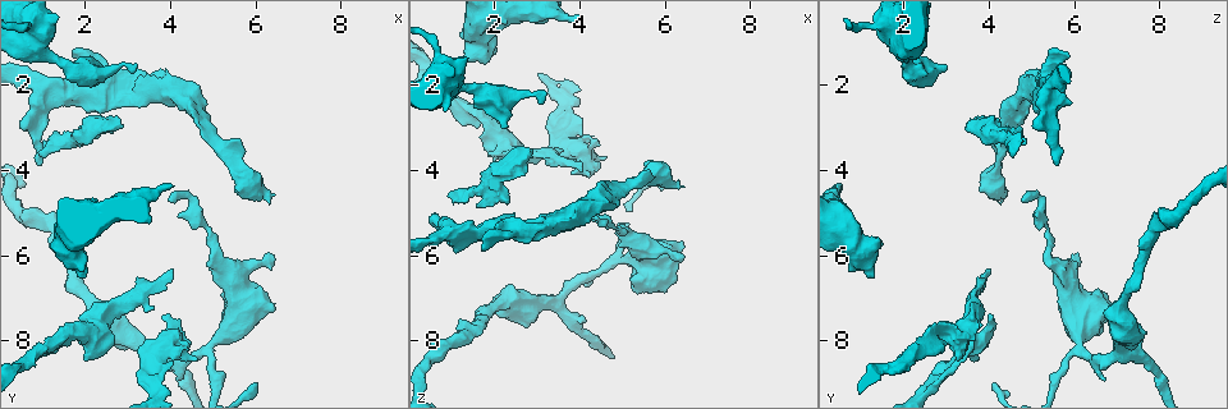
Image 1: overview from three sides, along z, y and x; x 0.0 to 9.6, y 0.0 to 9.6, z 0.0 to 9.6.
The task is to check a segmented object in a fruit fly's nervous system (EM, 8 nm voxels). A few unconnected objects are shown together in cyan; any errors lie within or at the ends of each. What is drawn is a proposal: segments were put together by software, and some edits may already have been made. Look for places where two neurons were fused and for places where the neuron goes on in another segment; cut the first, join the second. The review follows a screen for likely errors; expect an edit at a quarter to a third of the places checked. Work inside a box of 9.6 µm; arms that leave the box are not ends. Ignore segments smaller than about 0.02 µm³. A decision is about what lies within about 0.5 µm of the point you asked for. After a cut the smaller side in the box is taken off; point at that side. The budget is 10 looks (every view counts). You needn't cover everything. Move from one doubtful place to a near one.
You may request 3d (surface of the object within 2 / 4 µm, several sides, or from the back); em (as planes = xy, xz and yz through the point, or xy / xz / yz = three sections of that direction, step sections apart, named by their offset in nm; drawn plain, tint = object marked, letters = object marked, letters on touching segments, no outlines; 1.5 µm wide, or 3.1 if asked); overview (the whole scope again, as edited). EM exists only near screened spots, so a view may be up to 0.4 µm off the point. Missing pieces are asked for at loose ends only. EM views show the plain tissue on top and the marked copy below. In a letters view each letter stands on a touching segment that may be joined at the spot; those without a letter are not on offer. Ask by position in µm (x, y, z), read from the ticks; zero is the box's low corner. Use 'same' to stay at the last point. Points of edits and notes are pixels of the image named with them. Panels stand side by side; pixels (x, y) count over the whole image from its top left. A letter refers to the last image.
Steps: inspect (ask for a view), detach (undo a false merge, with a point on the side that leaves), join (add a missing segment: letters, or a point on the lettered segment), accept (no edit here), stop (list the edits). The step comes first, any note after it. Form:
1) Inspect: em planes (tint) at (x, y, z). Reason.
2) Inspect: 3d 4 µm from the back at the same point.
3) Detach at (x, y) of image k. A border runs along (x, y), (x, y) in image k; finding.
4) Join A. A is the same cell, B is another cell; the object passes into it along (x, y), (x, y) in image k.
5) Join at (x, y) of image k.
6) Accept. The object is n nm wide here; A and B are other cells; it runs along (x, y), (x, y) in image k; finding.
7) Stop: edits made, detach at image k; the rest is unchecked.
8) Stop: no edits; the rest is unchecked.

Inspect: em planes (tint) at (3.20, 9.00, 2.80).

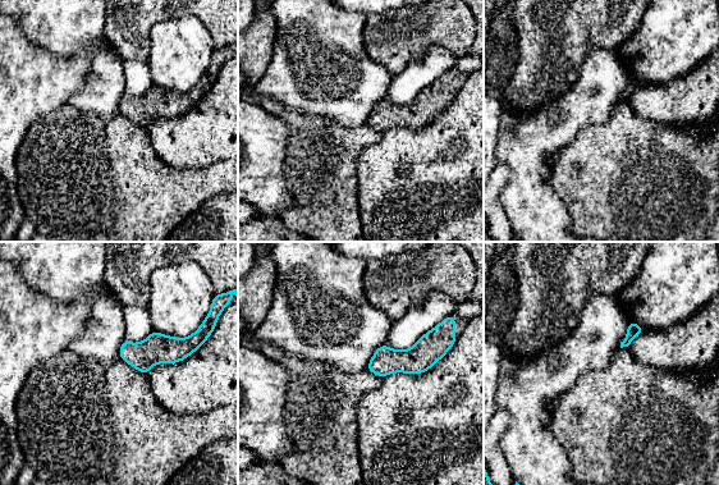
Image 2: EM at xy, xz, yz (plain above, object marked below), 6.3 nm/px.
Inspect: em planes (letters) at the same point.

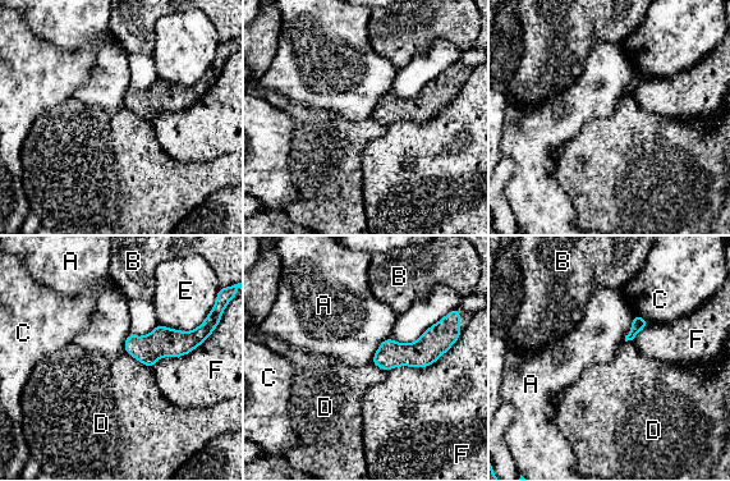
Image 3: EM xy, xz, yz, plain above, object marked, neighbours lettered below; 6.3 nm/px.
Accept. A, B, C, D, E and F are other cells; a border runs along (633, 315), (630, 330), (624, 340) in image 3; no lettered segment goes on from it.

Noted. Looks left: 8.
Inspect: em planes (tint) at (2.00, 7.80, 2.95).

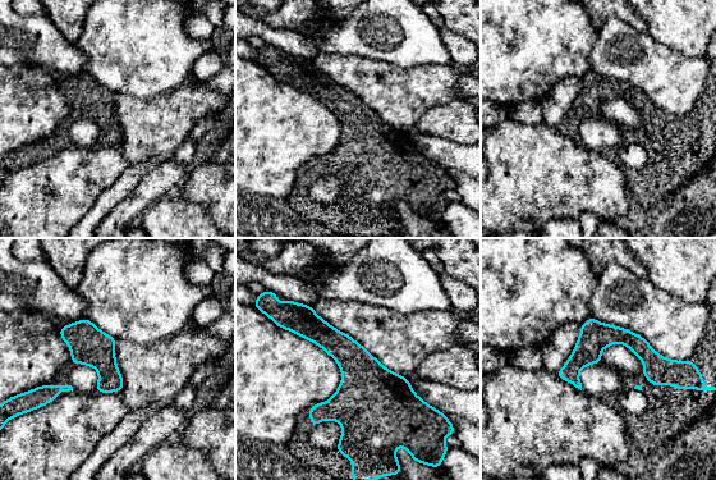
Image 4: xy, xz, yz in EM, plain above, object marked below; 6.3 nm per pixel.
Inspect: em planes (letters) at the same point.

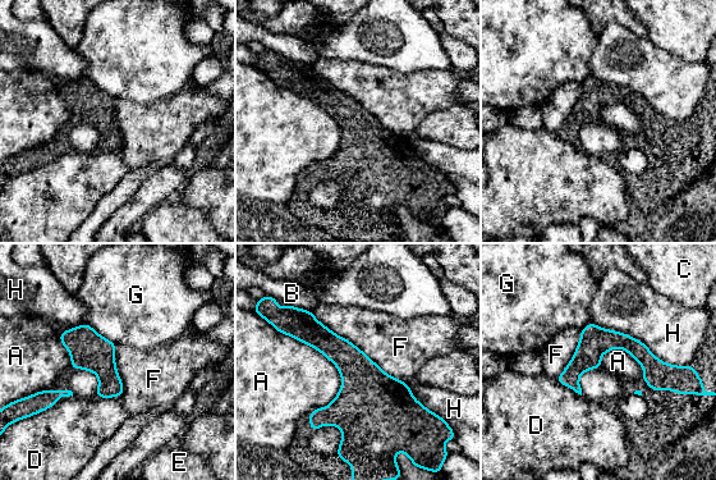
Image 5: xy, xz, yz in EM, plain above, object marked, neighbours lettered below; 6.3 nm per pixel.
Accept. A, B, C, D, E, F, G and H are other cells; a border runs along (311, 311), (405, 383) in image 5; one neuron here.

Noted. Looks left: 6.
Inspect: 3d 4 µm at (6.45, 4.55, 4.40).

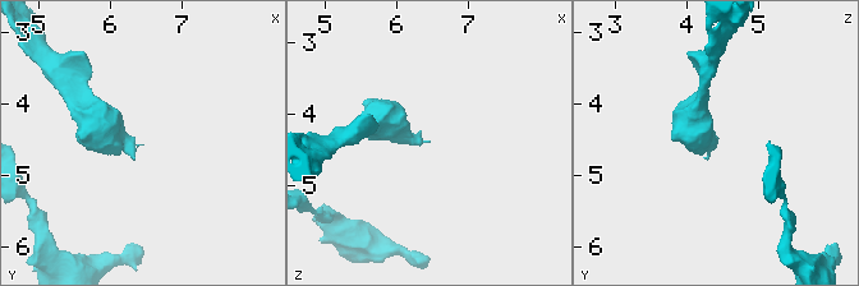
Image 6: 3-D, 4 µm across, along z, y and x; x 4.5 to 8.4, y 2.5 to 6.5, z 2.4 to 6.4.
Inspect: em planes (letters) at (6.45, 4.60, 4.40).

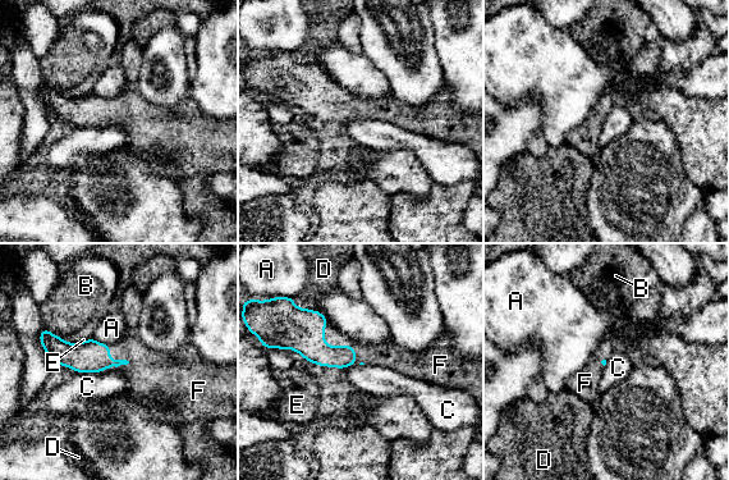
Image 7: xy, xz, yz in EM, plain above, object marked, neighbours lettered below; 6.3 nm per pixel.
Join F. F is the same cell, A, B, C, D and E are other cells; it goes on there.

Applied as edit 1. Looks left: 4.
Inspect: overview.

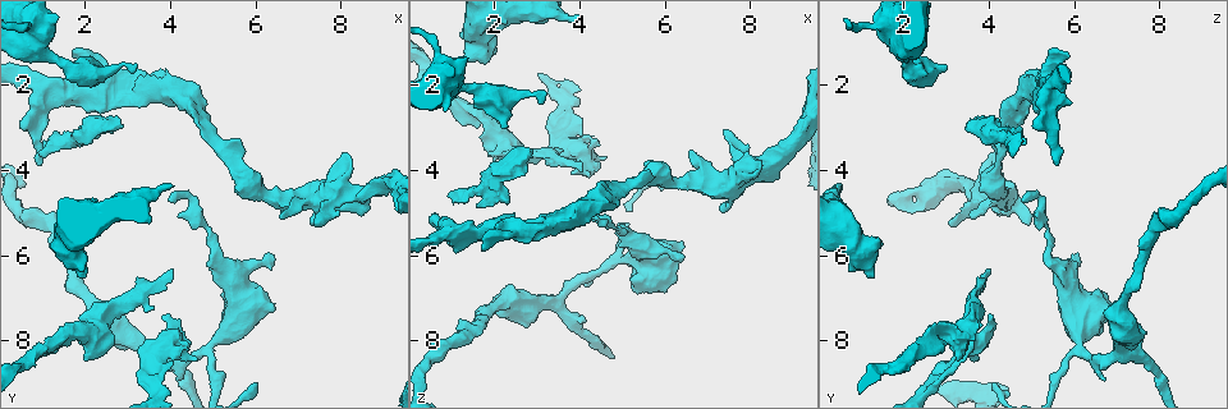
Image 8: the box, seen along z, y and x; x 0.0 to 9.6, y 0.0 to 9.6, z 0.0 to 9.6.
Inspect: 3d 2 µm at (3.40, 6.85, 3.70). Sudden change in width.

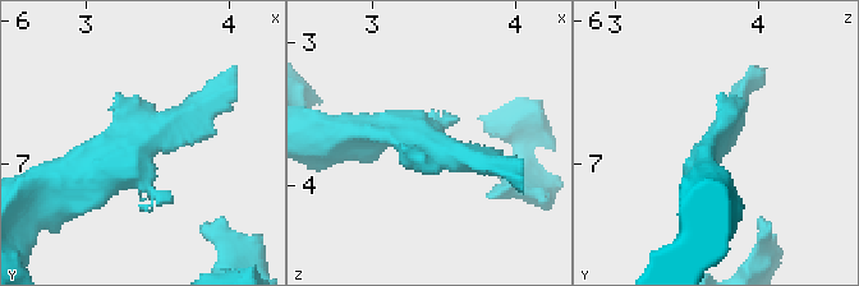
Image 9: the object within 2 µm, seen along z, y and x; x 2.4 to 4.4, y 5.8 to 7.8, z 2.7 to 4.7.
Inspect: em yz step 4 (tint) at (3.42, 6.86, 3.68).

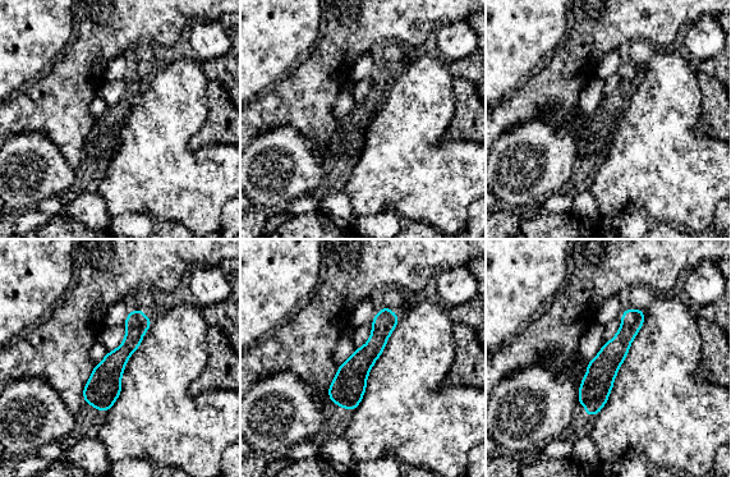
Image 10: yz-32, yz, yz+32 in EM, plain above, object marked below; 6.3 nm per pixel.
Inspect: em yz step 4 (letters) at the same point. See the neighbours.

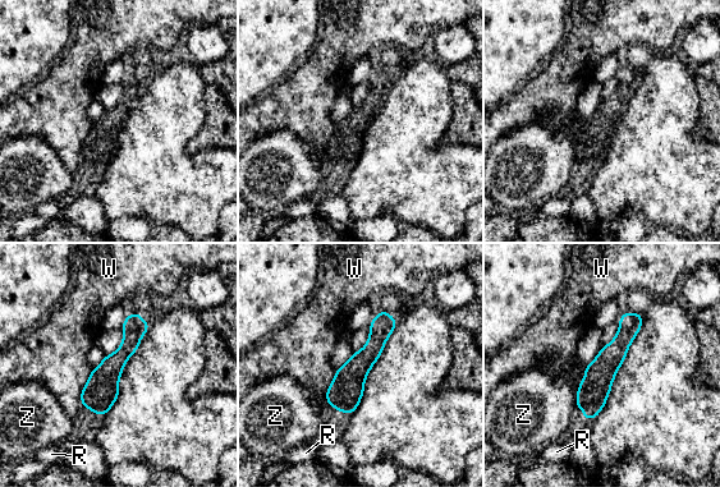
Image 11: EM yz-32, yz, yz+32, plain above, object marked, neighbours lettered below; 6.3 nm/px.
Accept. R, W and Z are other cells; a border runs along (586, 366), (574, 404) in image 11; continuous, no second neuron.

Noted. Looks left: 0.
Stop: edits made, join at image 7; the rest is unchecked.

